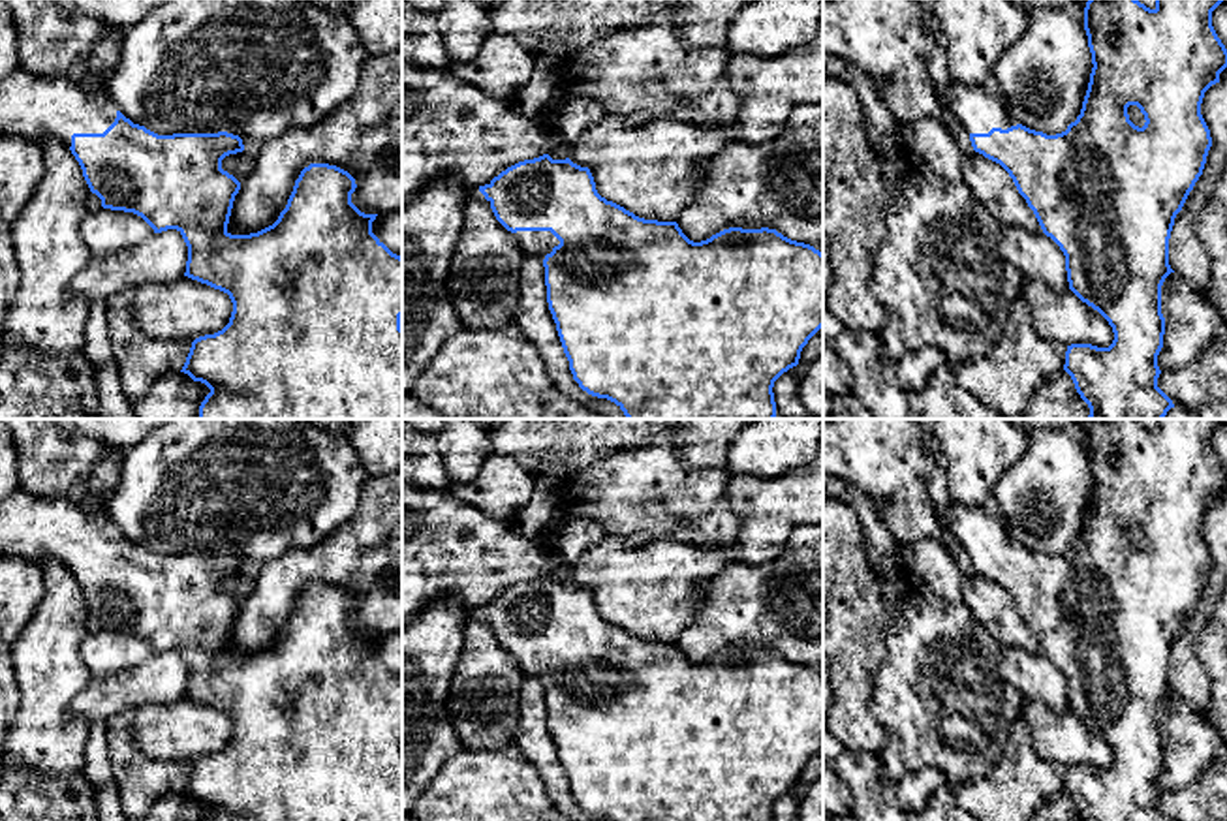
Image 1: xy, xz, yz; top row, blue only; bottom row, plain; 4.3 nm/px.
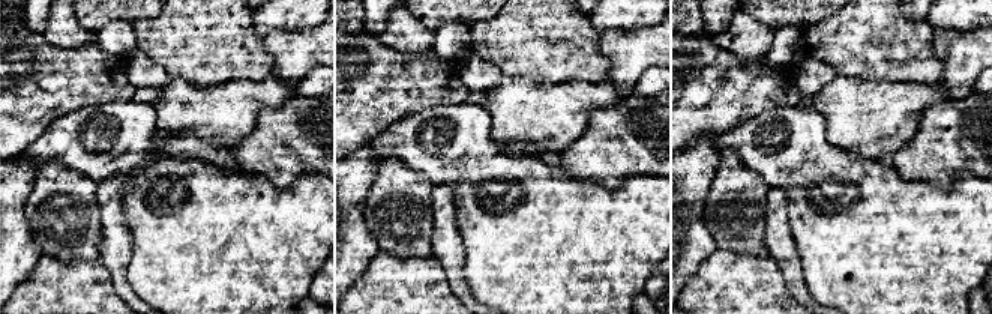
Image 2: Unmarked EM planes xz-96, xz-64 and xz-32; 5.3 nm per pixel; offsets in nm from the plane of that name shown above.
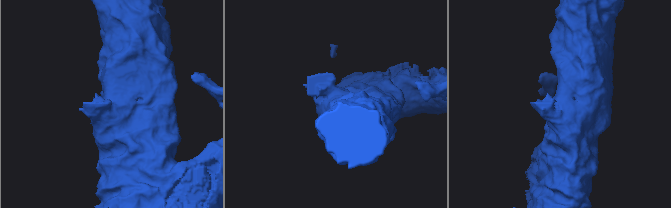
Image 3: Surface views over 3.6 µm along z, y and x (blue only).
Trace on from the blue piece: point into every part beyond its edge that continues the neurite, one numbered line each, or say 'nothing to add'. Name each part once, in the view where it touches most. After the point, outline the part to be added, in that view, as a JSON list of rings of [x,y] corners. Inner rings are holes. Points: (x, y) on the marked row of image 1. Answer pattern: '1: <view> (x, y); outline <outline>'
1: xz (534, 243); outline [[[517,231],[515,239],[519,240],[524,256],[534,256],[539,261],[552,252],[560,240],[551,231]]]

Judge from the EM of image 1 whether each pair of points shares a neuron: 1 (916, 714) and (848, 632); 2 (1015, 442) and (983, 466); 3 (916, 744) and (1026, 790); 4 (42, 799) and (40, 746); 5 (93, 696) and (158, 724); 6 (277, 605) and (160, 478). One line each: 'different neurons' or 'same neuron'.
1: different neurons
2: same neuron
3: different neurons
4: different neurons
5: different neurons
6: different neurons

